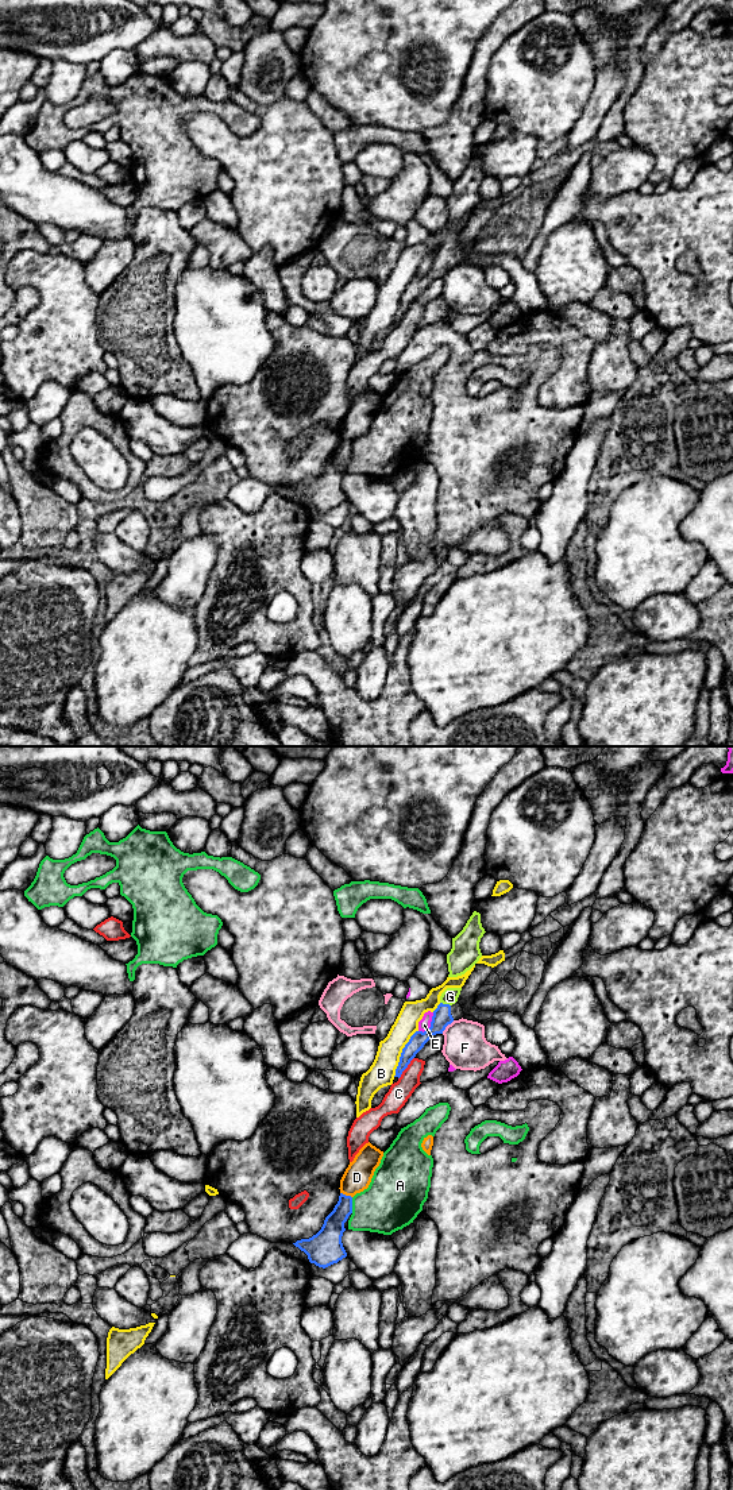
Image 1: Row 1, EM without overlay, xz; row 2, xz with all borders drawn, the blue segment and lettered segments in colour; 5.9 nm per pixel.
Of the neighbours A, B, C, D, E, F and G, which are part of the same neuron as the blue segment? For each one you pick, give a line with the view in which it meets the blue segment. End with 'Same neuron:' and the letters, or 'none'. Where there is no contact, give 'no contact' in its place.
G: xz
Same neuron: G

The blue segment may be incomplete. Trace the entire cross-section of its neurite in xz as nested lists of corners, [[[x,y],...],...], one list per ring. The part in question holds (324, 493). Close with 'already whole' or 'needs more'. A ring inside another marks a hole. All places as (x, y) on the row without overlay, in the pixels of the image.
[[[340,437],[333,455],[325,462],[321,474],[309,483],[293,487],[308,499],[310,507],[328,512],[347,501],[342,487],[344,467],[352,458],[352,441]]] | already whole

